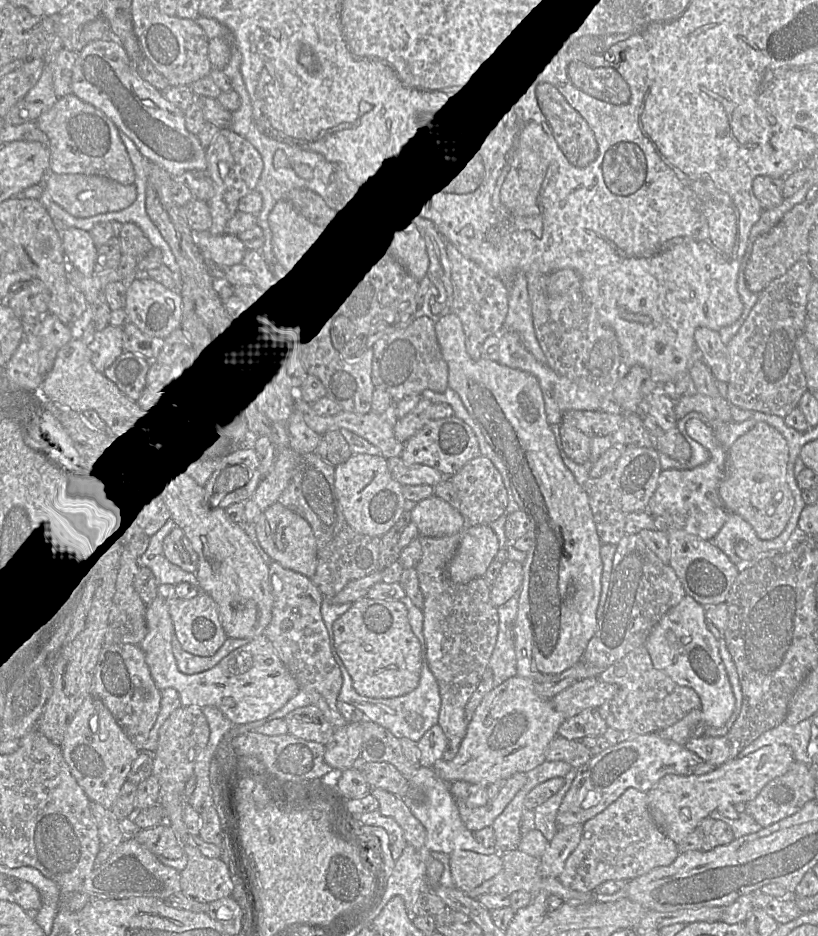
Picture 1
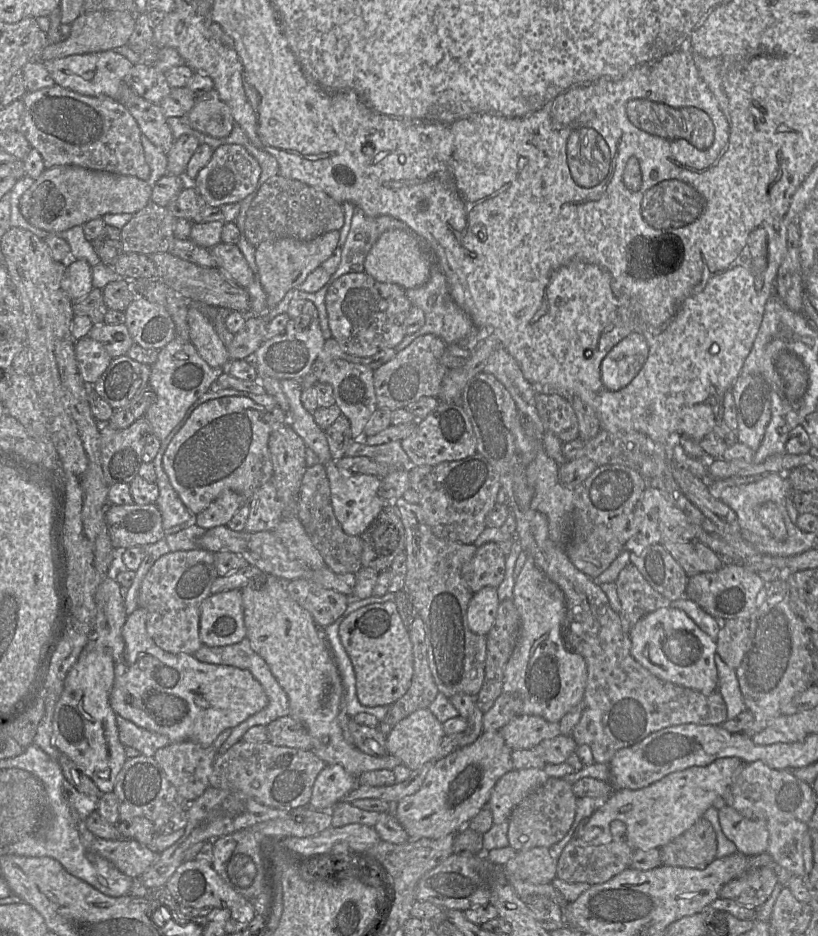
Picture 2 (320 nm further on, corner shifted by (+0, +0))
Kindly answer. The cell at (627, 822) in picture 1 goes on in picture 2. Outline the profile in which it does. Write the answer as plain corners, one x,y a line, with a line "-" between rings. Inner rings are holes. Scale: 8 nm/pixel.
620,820
610,823
611,842
598,846
568,843
557,860
556,877
568,883
602,884
630,867
633,850
626,842
626,826

